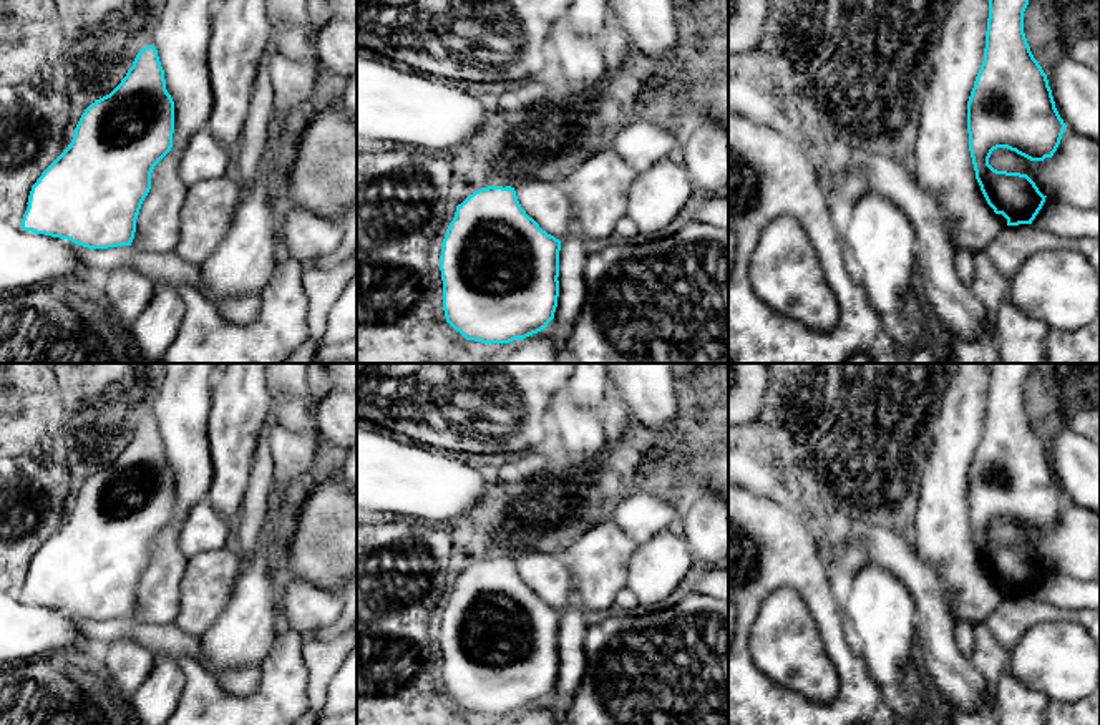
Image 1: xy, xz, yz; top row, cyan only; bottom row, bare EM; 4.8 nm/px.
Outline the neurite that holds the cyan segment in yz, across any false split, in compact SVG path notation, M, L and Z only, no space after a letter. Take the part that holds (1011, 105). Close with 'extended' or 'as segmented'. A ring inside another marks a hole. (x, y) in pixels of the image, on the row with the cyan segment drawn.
M989 0L984 61L967 101L969 151L976 179L987 204L1007 219L1007 226L1032 224L1047 196L1027 174L994 169L989 164L992 151L1007 148L1030 161L1044 161L1054 156L1067 128L1055 108L1047 75L1024 33L1027 5L1029 0Z; as segmented

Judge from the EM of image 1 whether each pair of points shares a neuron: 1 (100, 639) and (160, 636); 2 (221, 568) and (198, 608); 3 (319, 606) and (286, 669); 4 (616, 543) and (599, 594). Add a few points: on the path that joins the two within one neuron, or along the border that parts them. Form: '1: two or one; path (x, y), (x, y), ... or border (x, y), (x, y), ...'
1: one; path (115, 631), (145, 634)
2: one; path (211, 578), (203, 598)
3: two; border (292, 629), (299, 634)
4: one; path (603, 556), (599, 559), (599, 581)

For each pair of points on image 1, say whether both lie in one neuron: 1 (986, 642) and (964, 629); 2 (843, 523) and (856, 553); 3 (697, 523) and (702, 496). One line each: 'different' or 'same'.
1: different
2: same
3: same

